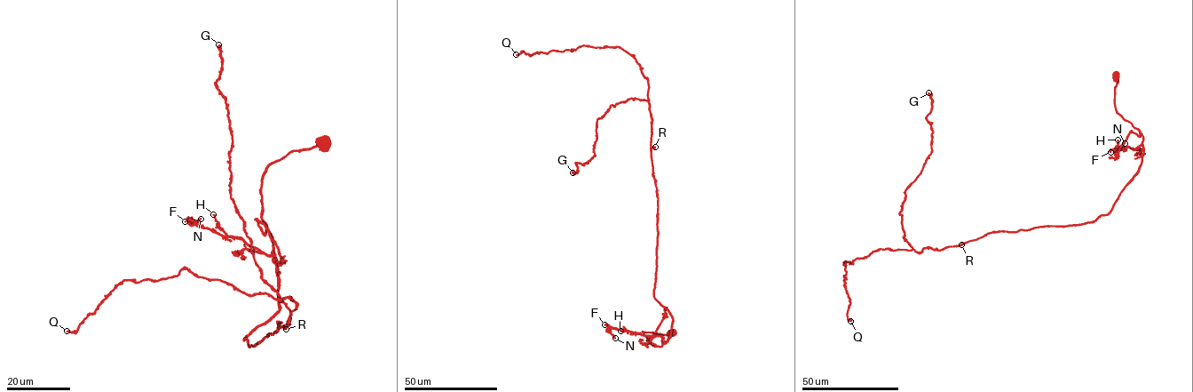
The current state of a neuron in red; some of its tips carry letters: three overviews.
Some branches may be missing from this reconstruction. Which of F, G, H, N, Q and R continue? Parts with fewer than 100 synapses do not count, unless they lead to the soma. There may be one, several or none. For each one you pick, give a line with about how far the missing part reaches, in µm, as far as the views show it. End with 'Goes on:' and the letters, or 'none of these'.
Goes on: none of these

